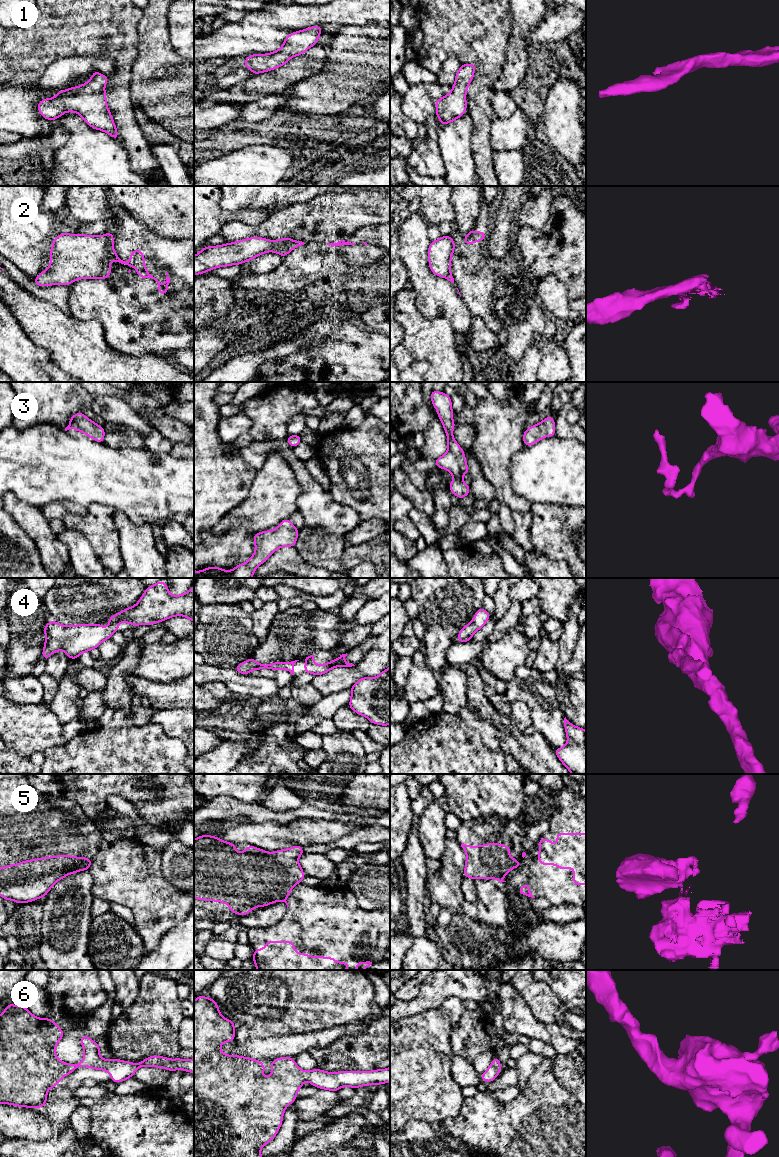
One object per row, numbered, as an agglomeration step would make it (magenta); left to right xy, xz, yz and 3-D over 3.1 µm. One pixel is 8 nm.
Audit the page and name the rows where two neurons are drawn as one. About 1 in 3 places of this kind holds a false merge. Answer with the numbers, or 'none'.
2, 5

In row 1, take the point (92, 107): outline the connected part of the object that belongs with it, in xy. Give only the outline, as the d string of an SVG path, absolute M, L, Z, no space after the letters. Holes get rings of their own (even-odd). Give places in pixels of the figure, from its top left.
M98 71L85 83L55 92L55 98L42 99L38 105L40 115L54 121L66 112L75 112L93 129L101 130L118 140L118 131L108 109L104 87L109 78Z

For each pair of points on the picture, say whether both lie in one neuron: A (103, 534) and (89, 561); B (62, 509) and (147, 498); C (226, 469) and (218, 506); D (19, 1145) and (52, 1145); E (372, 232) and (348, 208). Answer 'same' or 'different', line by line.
A: different
B: different
C: same
D: same
E: different

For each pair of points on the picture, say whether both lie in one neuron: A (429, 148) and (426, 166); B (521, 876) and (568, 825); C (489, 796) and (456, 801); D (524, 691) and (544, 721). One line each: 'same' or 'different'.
A: same
B: different
C: same
D: same

